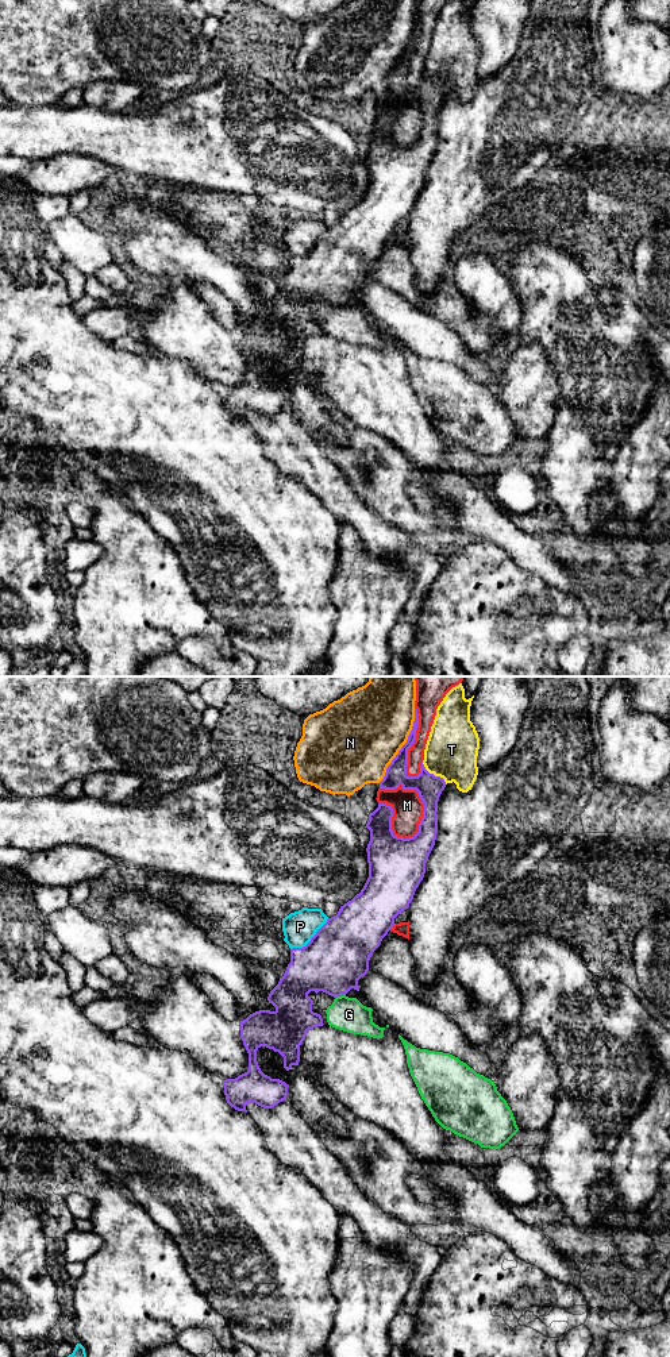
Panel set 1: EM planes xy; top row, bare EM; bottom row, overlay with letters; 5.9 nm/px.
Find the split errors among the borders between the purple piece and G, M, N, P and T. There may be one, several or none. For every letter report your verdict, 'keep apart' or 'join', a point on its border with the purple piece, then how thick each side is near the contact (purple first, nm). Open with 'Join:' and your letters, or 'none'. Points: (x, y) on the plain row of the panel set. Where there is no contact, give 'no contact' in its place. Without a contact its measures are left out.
Join: none
G: keep apart | xy (339, 304) | 380/200 nm
M: keep apart | xy (419, 104) | 150/180 nm
N: keep apart | xy (403, 54) | 130/480 nm
P: keep apart | xy (311, 247) | 380/190 nm
T: keep apart | xy (432, 83) | 150/320 nm

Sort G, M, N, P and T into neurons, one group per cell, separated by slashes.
G / M / N / P / T

